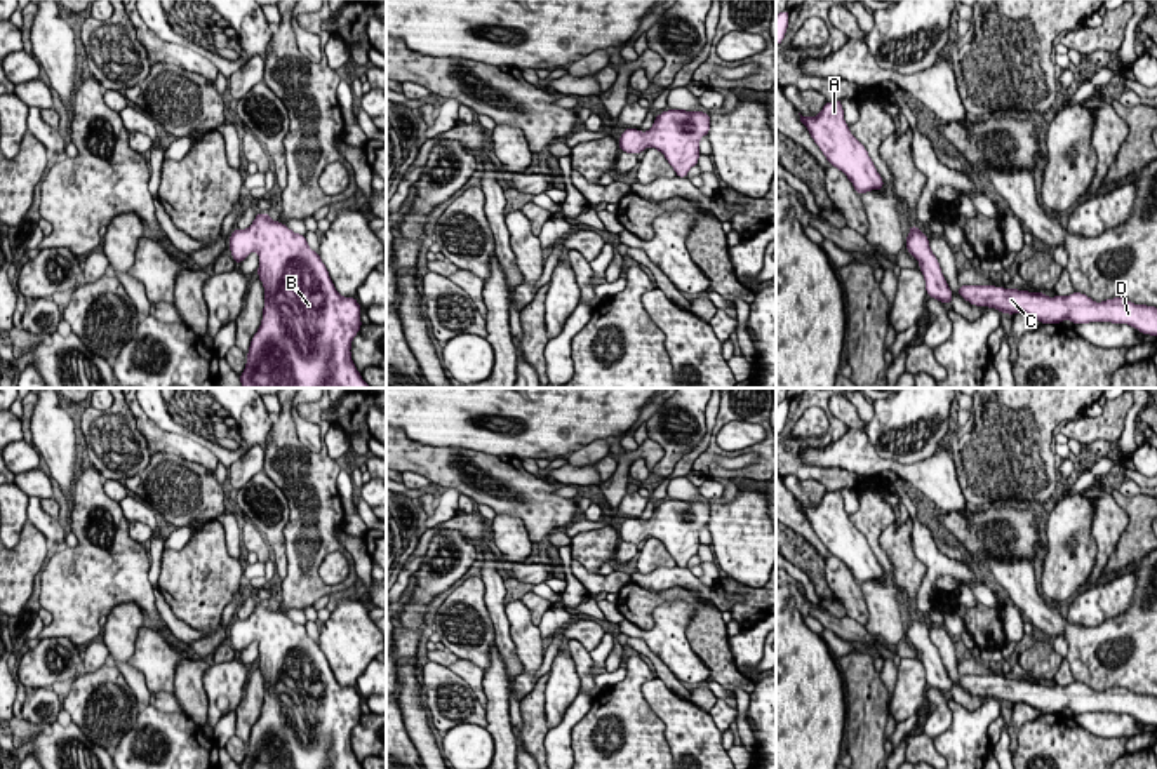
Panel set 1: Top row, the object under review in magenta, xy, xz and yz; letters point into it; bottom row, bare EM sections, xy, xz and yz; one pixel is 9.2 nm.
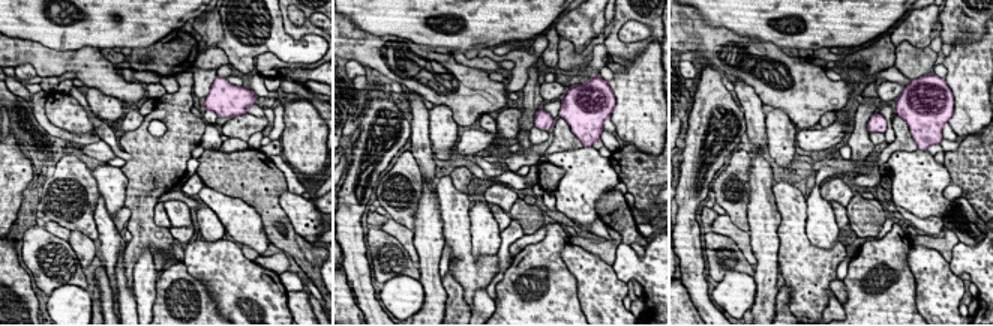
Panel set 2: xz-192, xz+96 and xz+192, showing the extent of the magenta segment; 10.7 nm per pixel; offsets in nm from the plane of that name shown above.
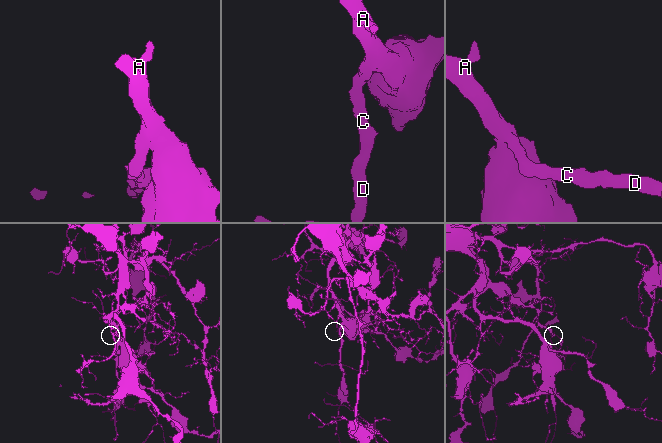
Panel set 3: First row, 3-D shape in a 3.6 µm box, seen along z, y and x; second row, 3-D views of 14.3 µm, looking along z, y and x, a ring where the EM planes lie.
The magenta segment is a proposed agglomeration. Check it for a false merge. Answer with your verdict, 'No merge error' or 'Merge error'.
No merge error

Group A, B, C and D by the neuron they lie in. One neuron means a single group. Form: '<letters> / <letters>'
A B C D

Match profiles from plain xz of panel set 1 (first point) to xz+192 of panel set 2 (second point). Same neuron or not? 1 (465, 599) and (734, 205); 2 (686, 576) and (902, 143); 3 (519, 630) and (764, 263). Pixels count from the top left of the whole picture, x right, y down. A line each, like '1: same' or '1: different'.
1: same
2: different
3: different

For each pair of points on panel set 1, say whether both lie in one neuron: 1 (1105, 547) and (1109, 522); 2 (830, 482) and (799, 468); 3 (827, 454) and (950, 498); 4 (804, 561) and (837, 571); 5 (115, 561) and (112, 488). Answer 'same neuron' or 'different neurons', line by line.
1: same neuron
2: same neuron
3: same neuron
4: different neurons
5: different neurons

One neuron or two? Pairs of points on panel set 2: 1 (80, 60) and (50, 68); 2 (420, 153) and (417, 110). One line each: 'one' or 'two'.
1: one
2: one

